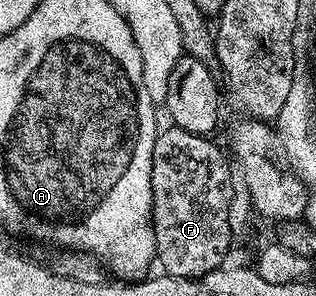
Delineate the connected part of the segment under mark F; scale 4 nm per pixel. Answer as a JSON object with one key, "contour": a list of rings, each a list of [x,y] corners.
{"contour":[[[168,125],[168,128],[161,130],[157,134],[154,141],[154,157],[152,158],[152,224],[154,225],[154,241],[156,242],[156,257],[155,262],[160,263],[159,270],[165,275],[173,275],[174,277],[186,277],[187,279],[201,279],[206,273],[217,271],[219,267],[225,266],[228,255],[228,250],[232,247],[234,236],[230,229],[230,217],[228,210],[230,209],[230,201],[234,194],[234,186],[232,187],[232,175],[234,179],[234,171],[230,166],[230,159],[227,154],[220,152],[220,147],[216,143],[211,143],[213,140],[206,135],[195,135],[186,129],[175,125]]]}

